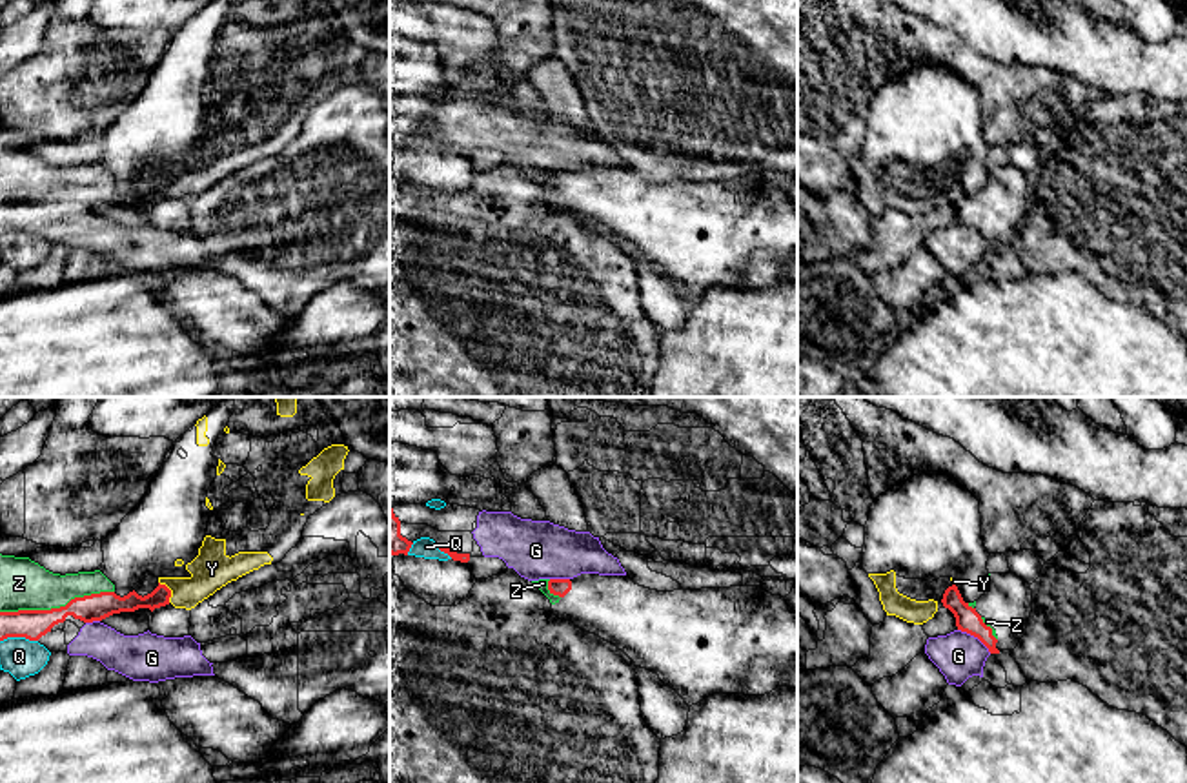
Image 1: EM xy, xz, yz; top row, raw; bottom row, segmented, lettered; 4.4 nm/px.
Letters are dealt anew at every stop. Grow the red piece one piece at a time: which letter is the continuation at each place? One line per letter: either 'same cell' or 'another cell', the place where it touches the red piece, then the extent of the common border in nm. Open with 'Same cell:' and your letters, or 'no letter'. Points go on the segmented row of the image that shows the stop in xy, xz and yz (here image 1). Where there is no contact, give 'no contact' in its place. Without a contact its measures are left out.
Same cell: G
G: same cell; contact yz (974, 636); length 190 nm
Q: another cell; contact xy (19, 636); length 170 nm
Y: another cell; contact xy (170, 590); length 110 nm
Z: another cell; contact xy (57, 609); length 500 nm

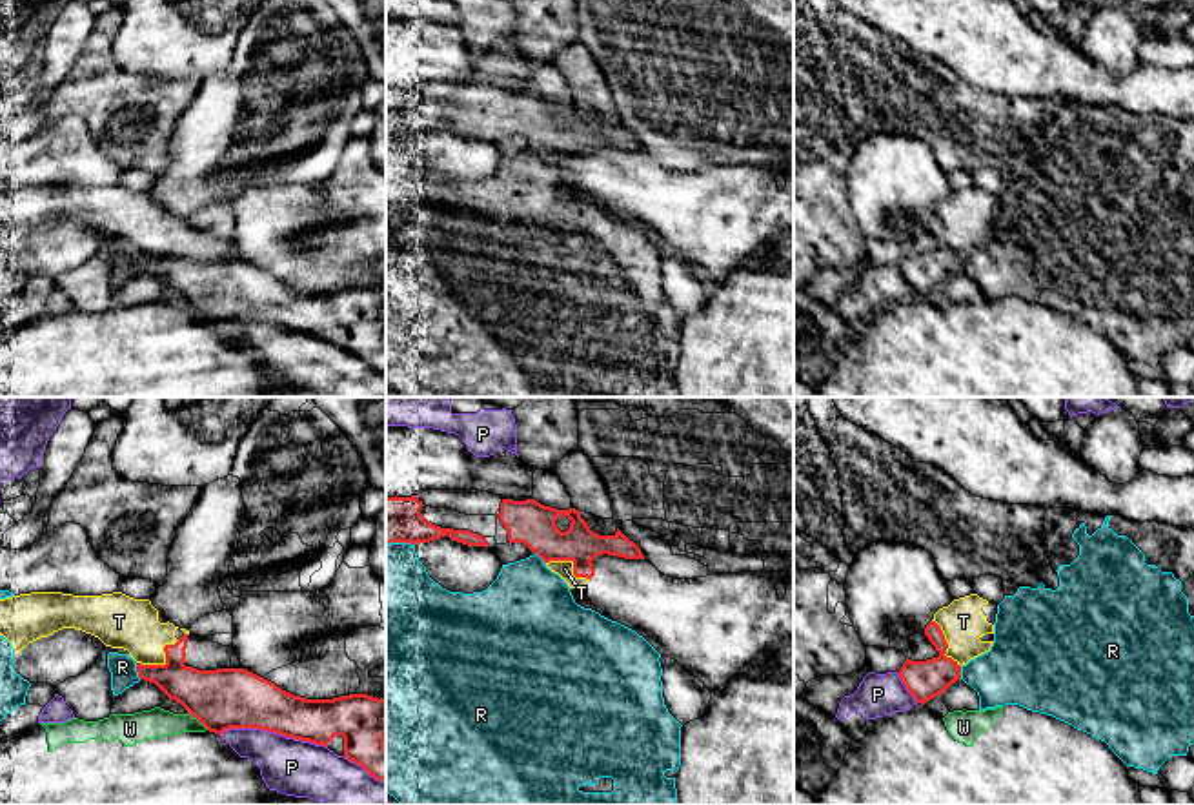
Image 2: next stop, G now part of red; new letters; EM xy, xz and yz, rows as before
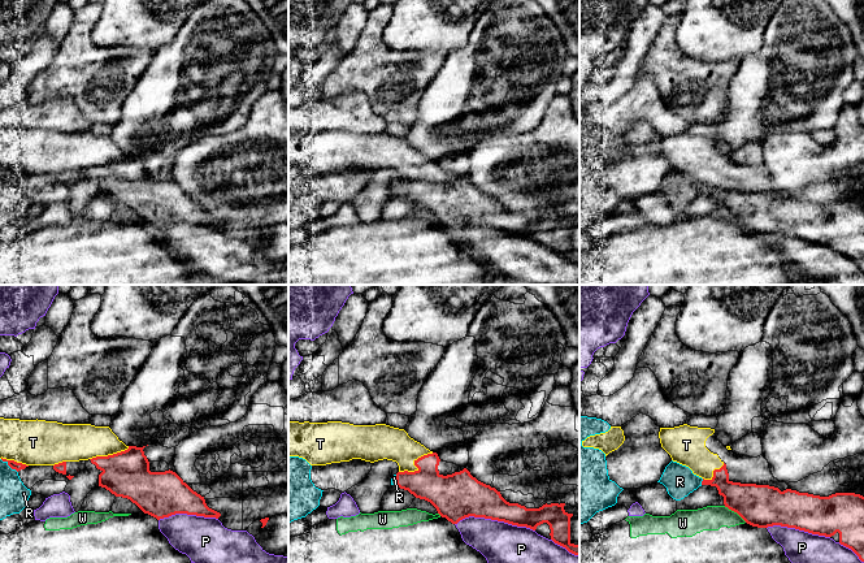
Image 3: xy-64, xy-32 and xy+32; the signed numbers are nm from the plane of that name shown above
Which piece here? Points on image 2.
Same cell: no letter
P: another cell; contact xy (273, 731); length 480 nm
R: another cell; contact xy (137, 671); length 80 nm
T: another cell; contact xy (166, 662); length 220 nm
W: another cell; contact xy (199, 720); length 120 nm

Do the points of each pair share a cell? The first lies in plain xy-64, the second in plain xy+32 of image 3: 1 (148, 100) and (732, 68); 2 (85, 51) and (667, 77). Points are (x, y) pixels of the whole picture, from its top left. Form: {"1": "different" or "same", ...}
{"1": "different", "2": "same"}

